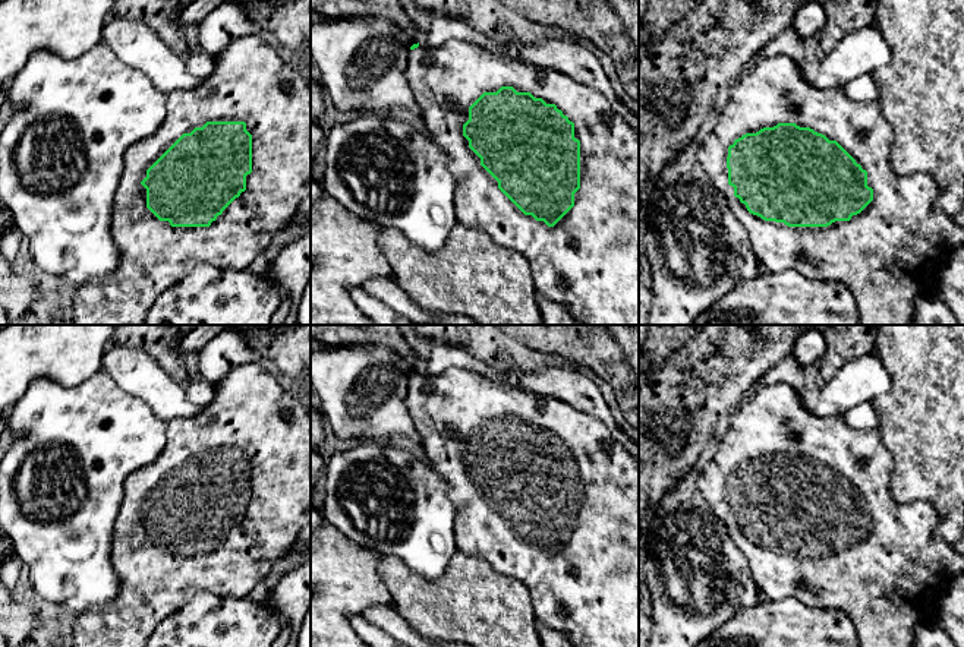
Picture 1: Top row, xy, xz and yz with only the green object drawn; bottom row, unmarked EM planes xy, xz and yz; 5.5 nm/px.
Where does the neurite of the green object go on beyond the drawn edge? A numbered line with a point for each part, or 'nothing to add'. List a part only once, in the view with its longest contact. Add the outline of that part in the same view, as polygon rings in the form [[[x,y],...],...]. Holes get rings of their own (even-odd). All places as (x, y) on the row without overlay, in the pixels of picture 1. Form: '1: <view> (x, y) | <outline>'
1: yz (888, 583) | [[[784,382],[757,385],[730,419],[728,430],[713,458],[700,468],[696,485],[743,552],[762,599],[794,597],[810,607],[842,609],[854,622],[860,647],[913,647],[914,628],[935,624],[938,597],[955,575],[964,572],[964,556],[954,550],[952,543],[935,536],[939,514],[932,504],[900,504],[892,498],[889,483],[894,458],[882,444],[879,430],[850,427],[842,416],[813,414],[803,405],[800,394]],[[778,451],[796,451],[837,468],[867,499],[873,528],[850,549],[835,549],[828,555],[788,555],[750,542],[728,512],[728,474],[746,461]]]

